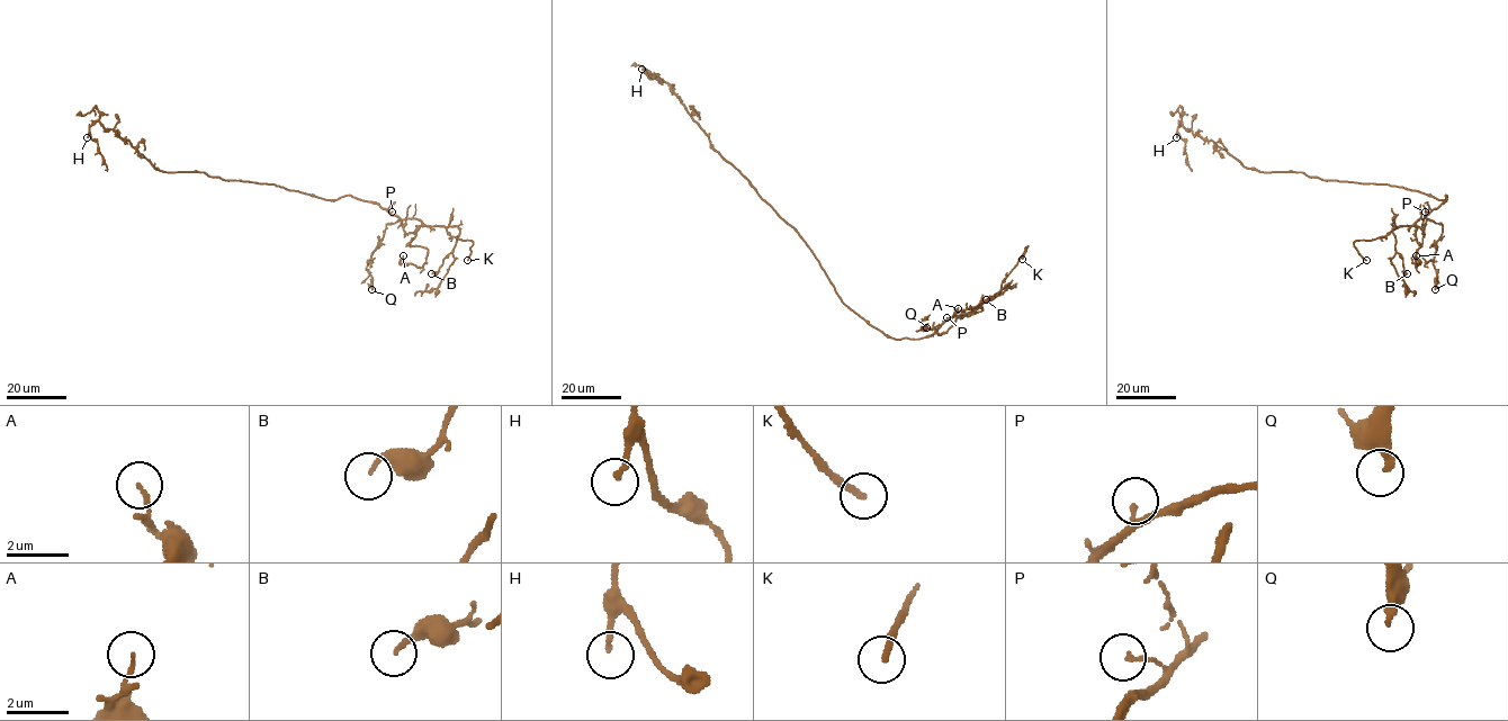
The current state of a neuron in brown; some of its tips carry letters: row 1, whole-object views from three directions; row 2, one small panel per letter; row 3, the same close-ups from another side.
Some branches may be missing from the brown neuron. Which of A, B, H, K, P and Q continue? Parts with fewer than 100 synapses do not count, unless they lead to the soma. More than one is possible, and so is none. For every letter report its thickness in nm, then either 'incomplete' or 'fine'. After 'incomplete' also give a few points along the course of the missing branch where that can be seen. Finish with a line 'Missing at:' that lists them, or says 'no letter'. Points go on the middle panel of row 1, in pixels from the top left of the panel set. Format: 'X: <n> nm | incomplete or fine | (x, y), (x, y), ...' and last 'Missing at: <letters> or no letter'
A: 110 nm | fine
B: 160 nm | fine
H: 160 nm | fine
K: 200 nm | incomplete | (1022, 259), (1012, 302), (994, 322)
P: 120 nm | fine
Q: 240 nm | fine
Missing at: K

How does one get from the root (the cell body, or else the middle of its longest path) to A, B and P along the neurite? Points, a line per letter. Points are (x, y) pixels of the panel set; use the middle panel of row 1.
A: (827, 275), (846, 305), (896, 340), (928, 338), (947, 320), (976, 307), (967, 308), (981, 309), (958, 308)
B: (827, 275), (846, 305), (896, 340), (928, 338), (947, 320), (975, 311), (1003, 289), (1014, 285), (986, 299)
P: (827, 275), (846, 305), (896, 340), (928, 338), (947, 317)

